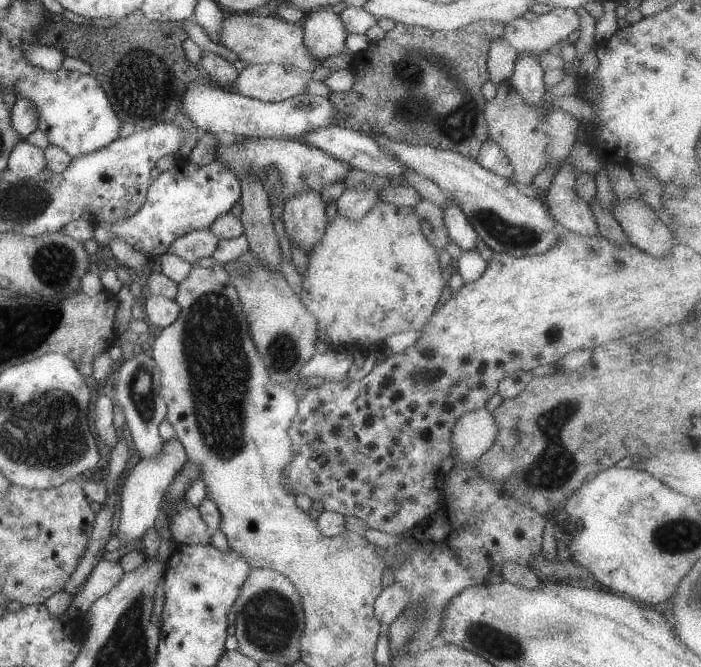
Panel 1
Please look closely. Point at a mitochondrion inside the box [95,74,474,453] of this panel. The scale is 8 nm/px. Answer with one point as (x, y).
(283, 351)

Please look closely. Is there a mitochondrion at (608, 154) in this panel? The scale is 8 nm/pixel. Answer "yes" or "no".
no

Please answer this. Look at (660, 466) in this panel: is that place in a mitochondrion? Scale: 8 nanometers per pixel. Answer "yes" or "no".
no

